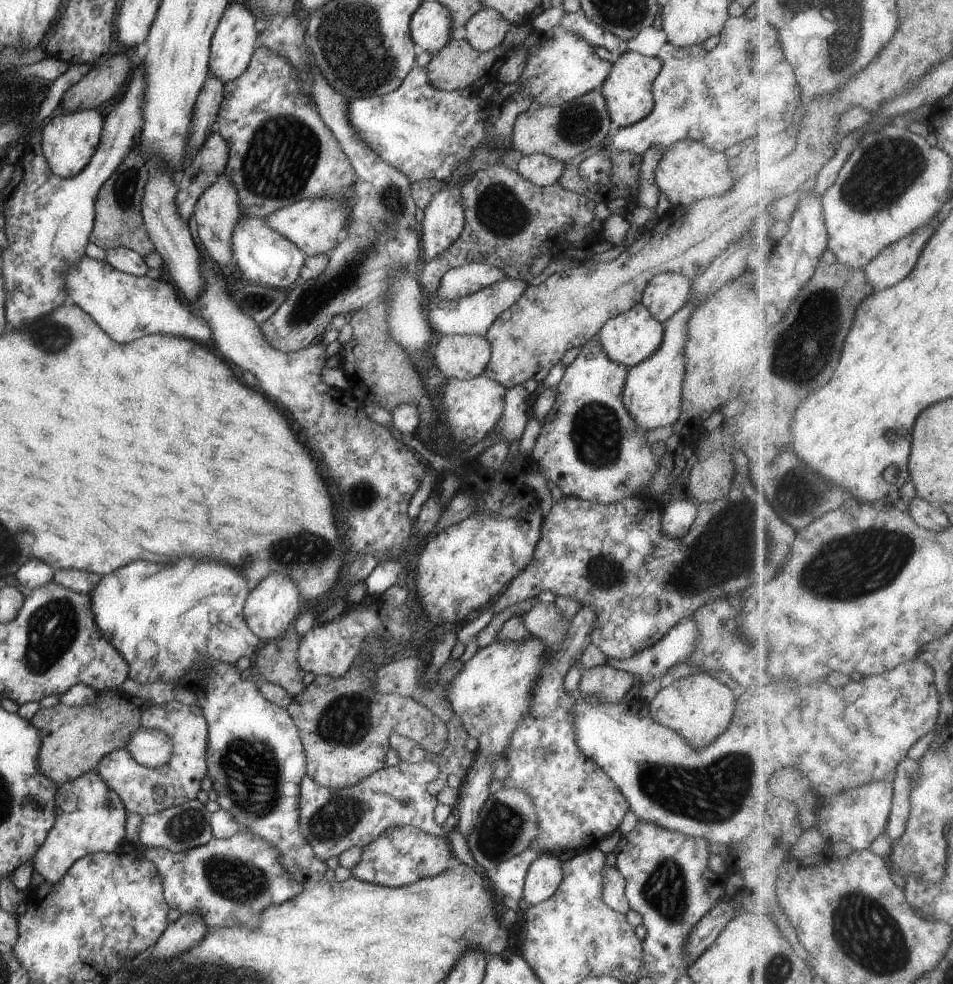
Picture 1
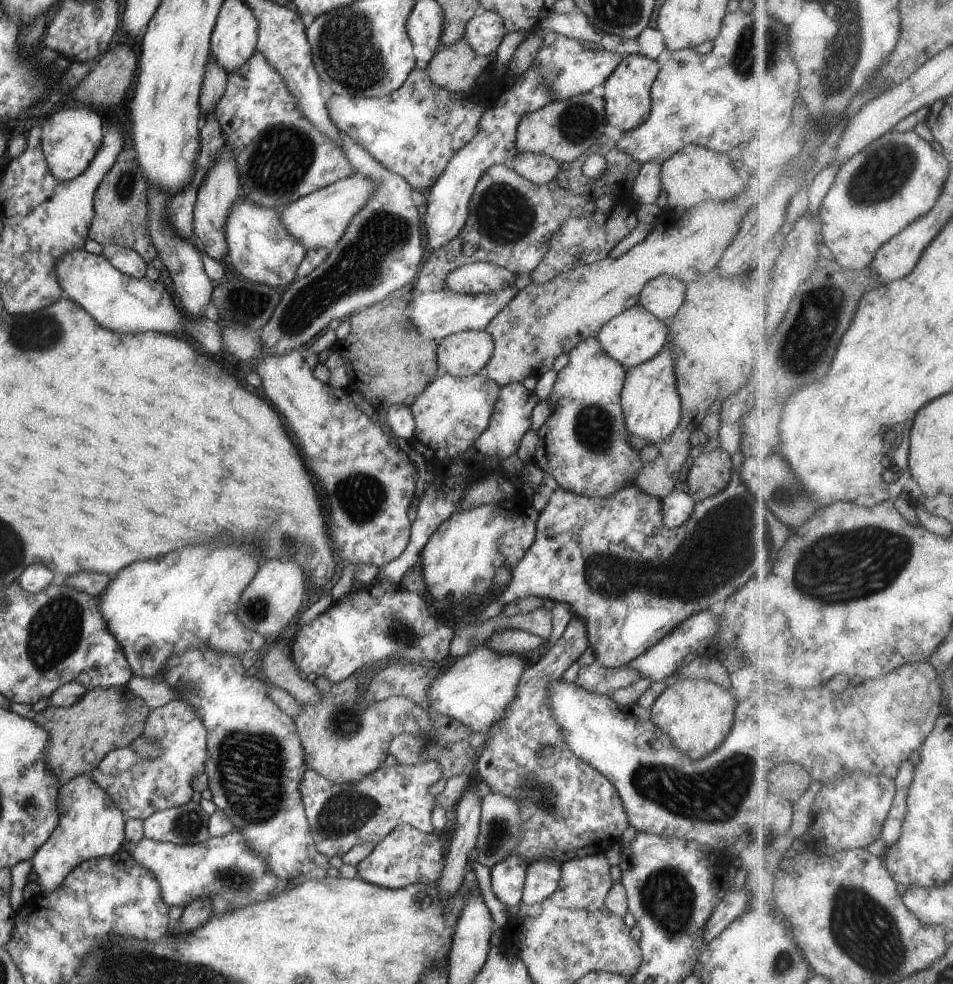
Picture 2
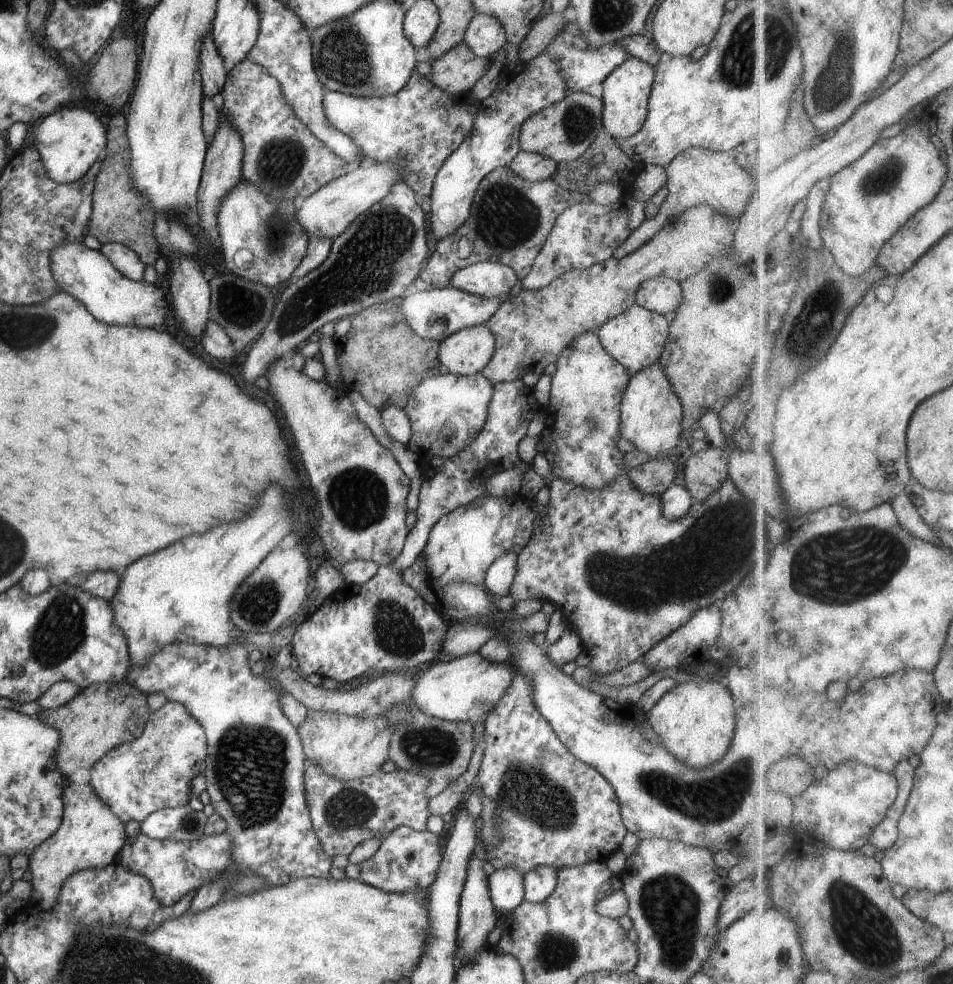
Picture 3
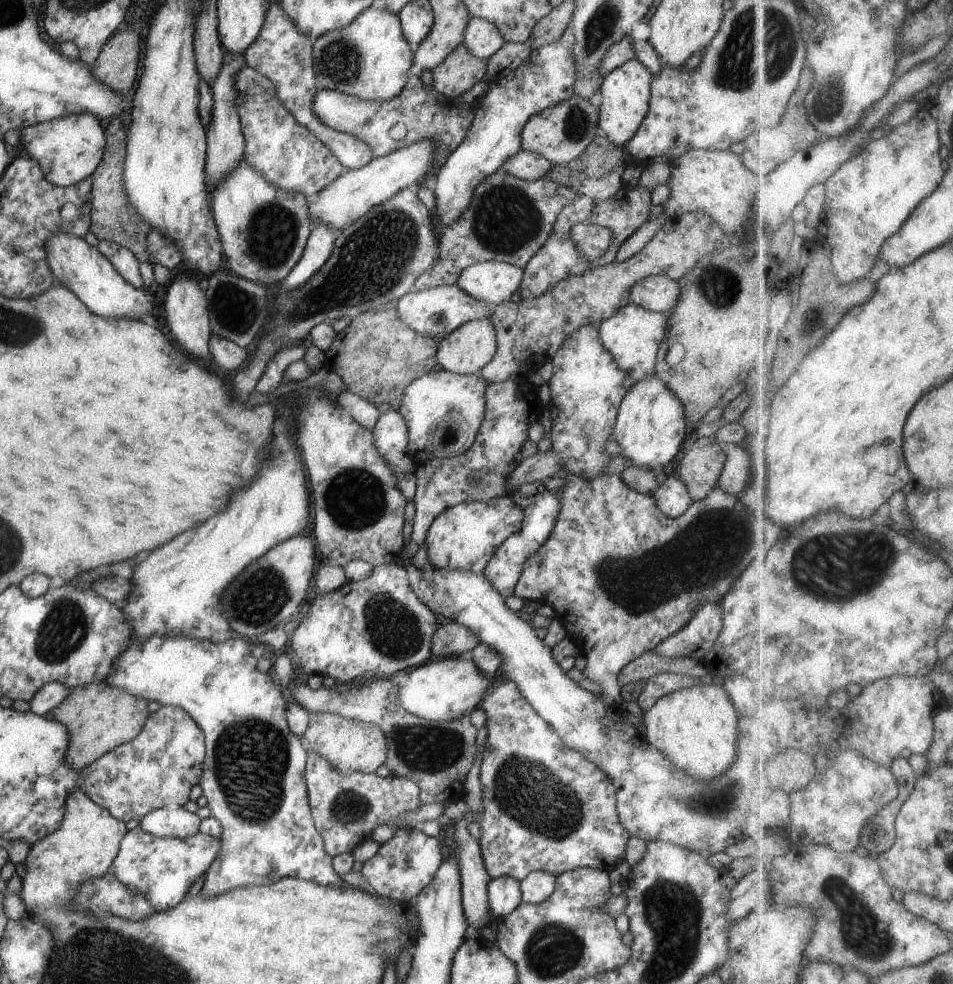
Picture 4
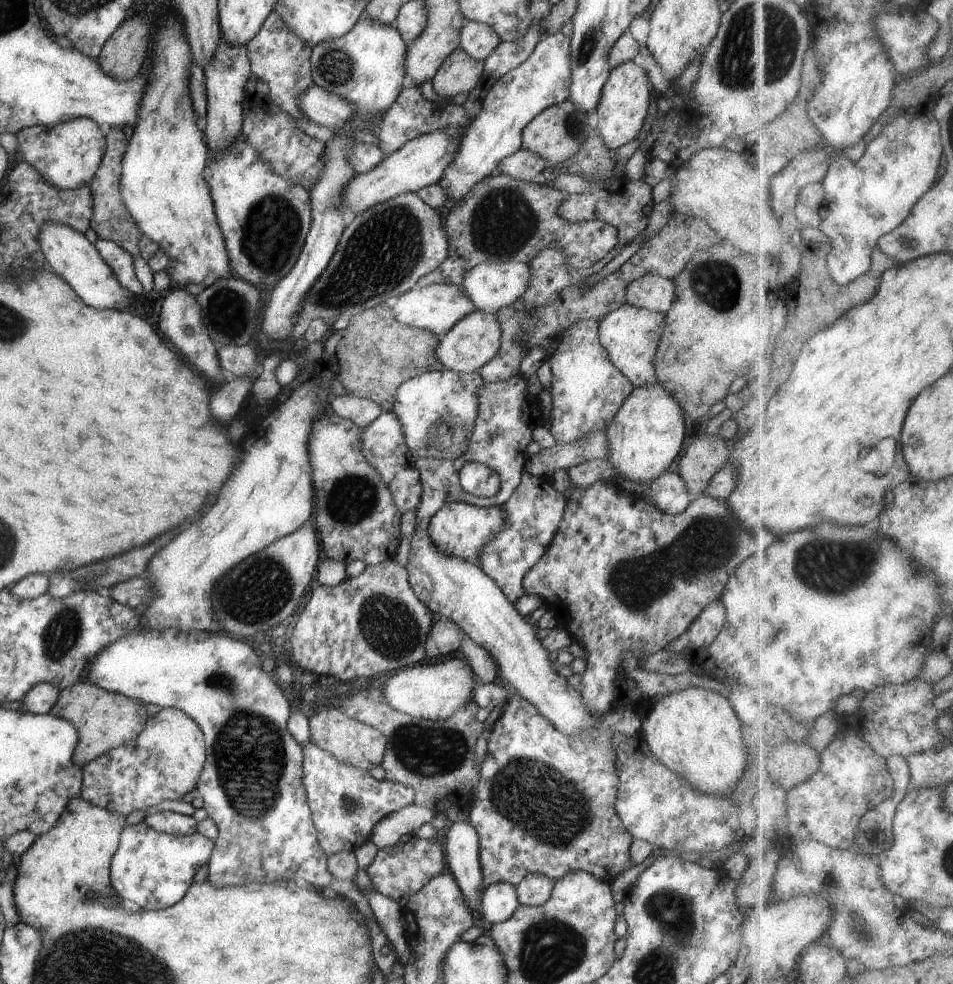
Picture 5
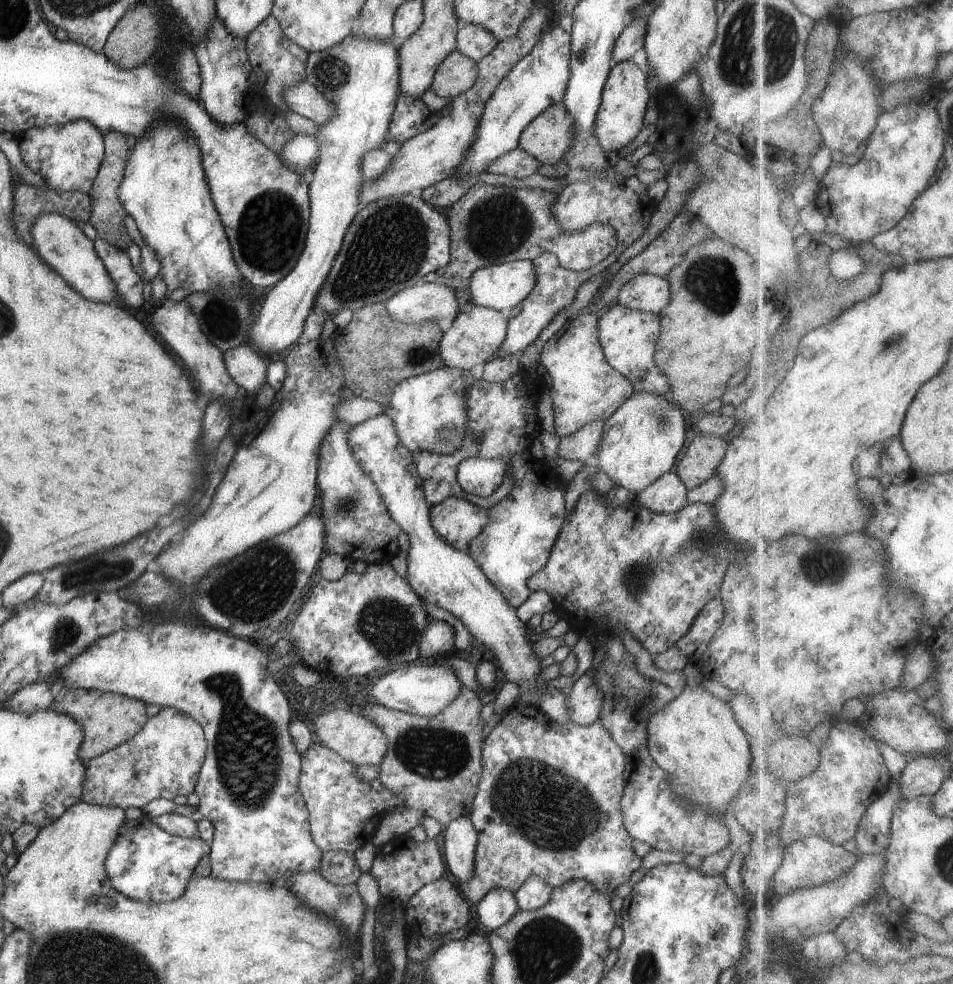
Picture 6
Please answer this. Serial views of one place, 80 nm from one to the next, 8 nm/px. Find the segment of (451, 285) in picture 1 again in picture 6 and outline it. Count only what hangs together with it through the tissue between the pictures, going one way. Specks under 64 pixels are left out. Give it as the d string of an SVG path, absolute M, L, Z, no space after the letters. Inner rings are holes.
M527 259L480 268L472 274L470 282L468 282L471 305L508 313L509 310L528 298L528 294L536 288L536 276L534 262Z

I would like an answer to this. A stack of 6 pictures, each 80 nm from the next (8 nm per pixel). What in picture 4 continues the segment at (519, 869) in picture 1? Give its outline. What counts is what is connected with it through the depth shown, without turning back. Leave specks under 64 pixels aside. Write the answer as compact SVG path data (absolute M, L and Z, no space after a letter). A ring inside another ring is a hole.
M512 876L492 879L487 886L487 896L493 921L508 916L522 903L520 884Z

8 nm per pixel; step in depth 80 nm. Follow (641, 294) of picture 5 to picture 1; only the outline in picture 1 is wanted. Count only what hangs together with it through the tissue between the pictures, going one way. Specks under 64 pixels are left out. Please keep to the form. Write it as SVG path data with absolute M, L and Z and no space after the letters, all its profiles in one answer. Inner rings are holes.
M664 272L654 276L644 290L641 304L664 325L691 296L691 282L682 274Z

